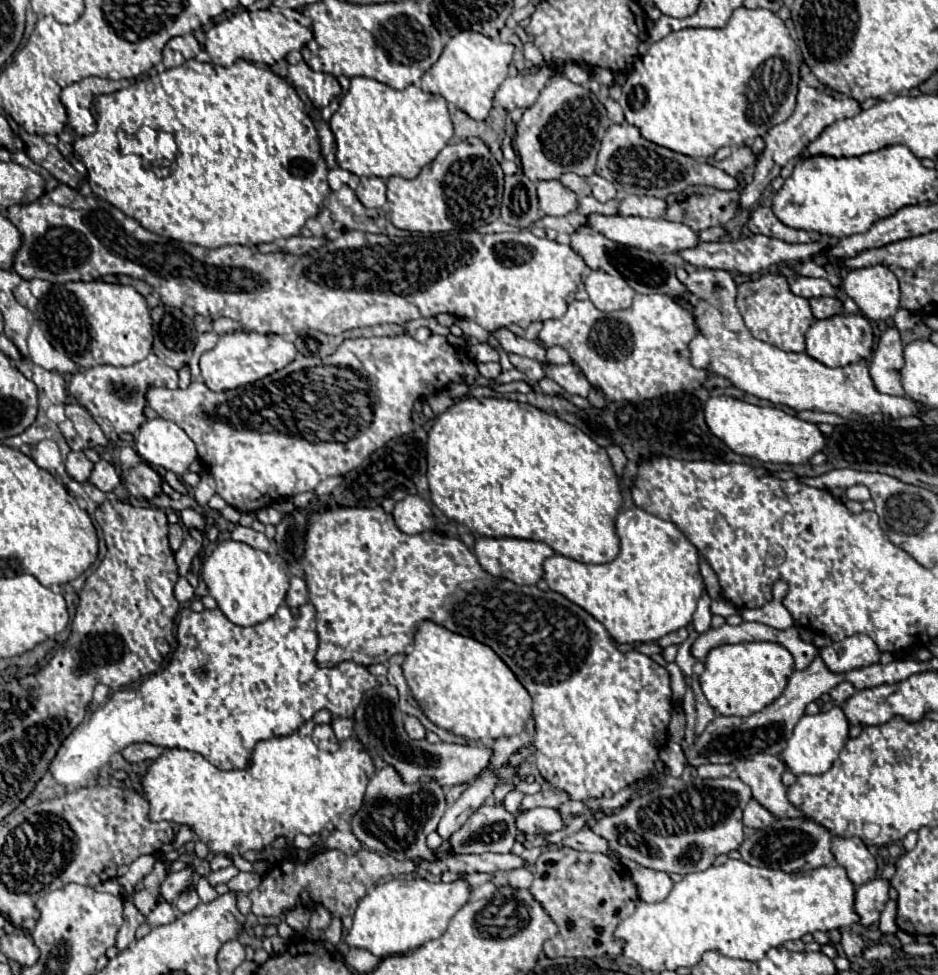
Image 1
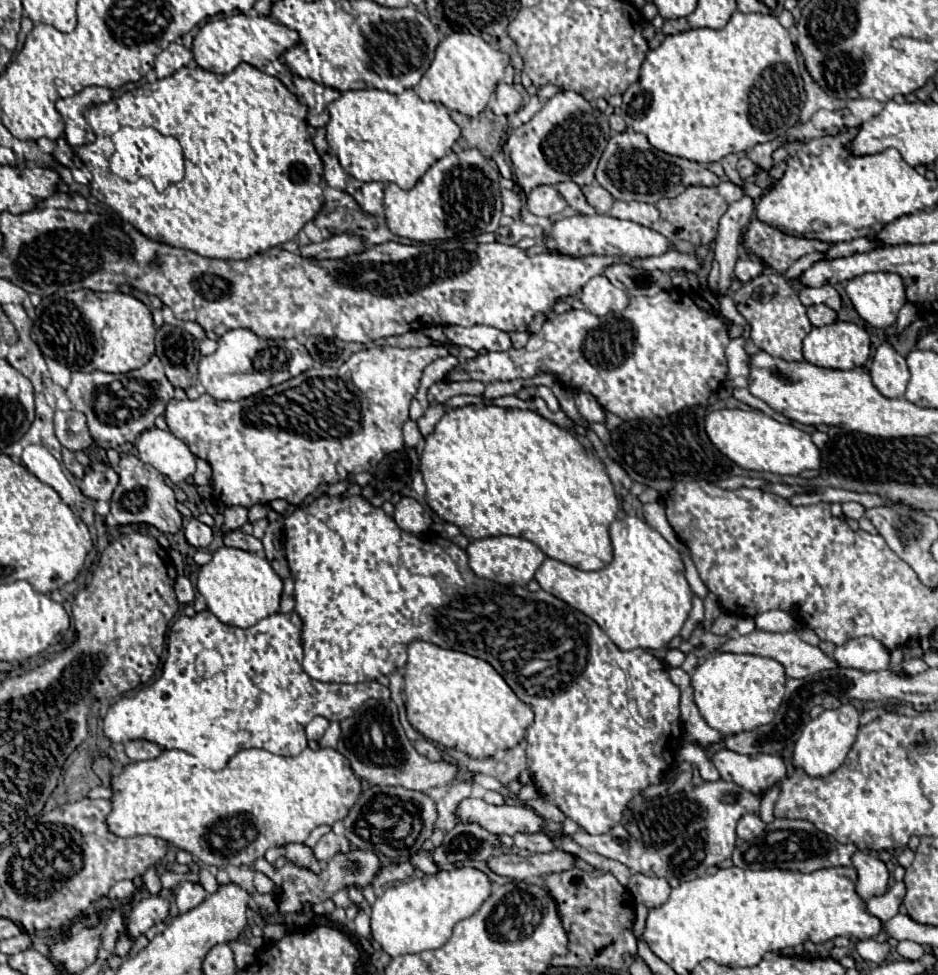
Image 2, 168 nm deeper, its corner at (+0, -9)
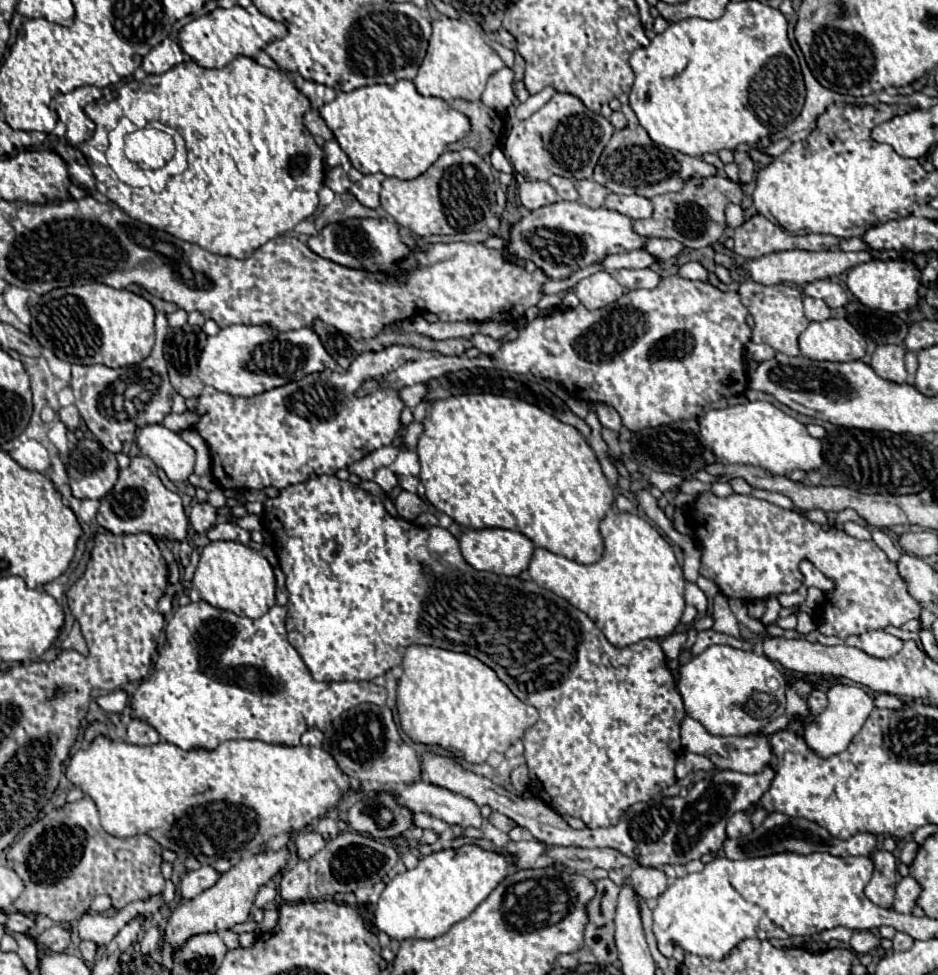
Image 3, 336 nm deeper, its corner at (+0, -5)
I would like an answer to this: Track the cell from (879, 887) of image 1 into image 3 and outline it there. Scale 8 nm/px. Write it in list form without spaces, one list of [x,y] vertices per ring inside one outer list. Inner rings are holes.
[[[904,877],[898,887],[896,887],[896,901],[894,901],[894,911],[898,913],[912,913],[916,907],[916,899],[922,893],[920,883],[914,877]]]

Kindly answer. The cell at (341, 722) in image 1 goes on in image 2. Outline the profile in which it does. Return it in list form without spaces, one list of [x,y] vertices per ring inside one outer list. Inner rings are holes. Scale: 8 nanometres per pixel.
[[[332,721],[330,727],[326,729],[324,737],[316,743],[316,747],[336,747],[338,745],[338,739],[340,739],[340,723],[338,721]]]

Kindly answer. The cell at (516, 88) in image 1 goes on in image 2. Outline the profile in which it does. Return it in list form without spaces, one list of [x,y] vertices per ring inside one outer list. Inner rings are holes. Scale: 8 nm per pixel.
[[[500,83],[488,103],[496,115],[514,115],[522,107],[522,95],[506,83]]]

